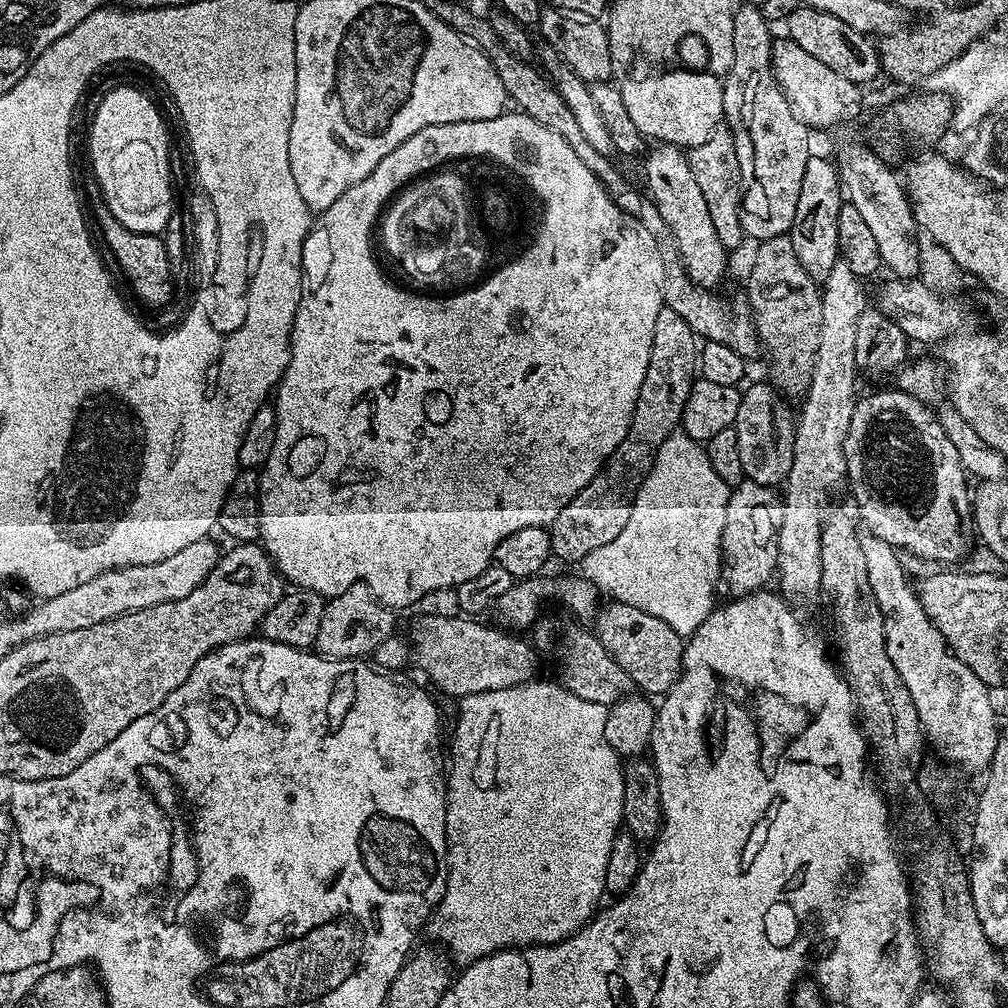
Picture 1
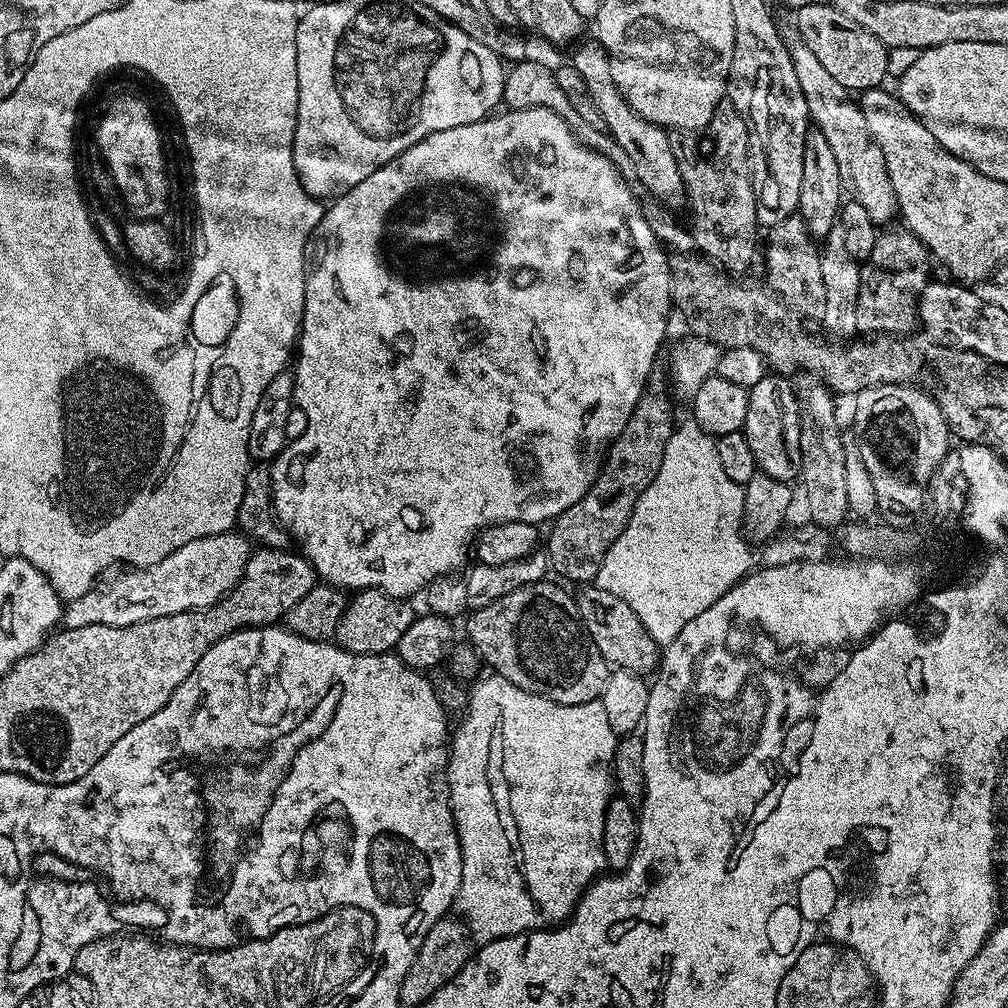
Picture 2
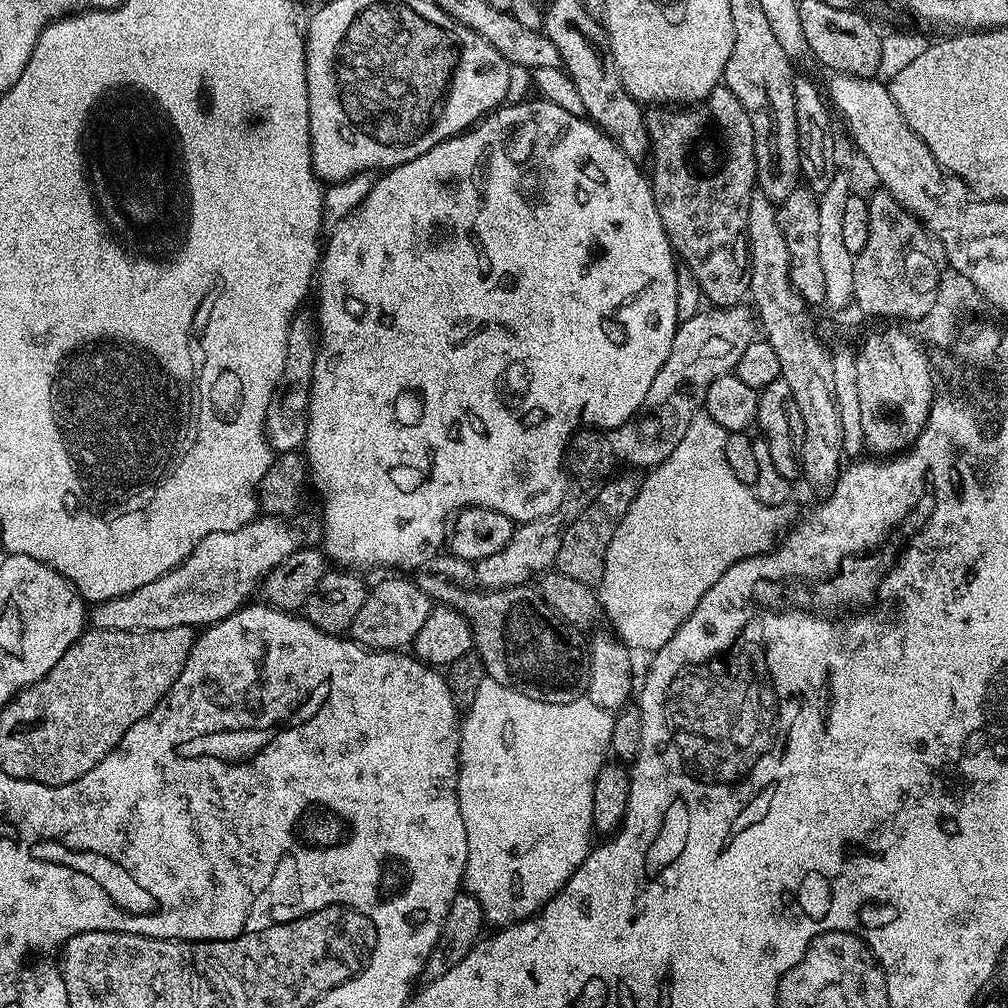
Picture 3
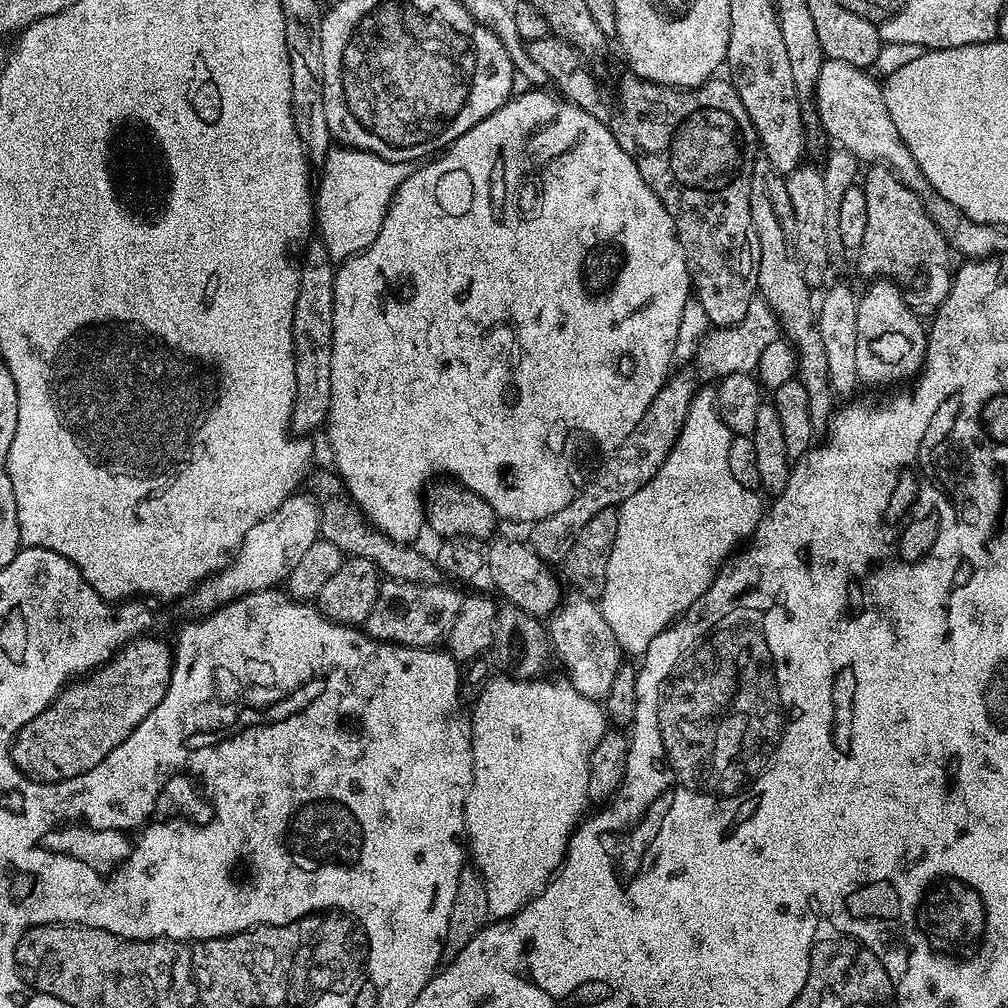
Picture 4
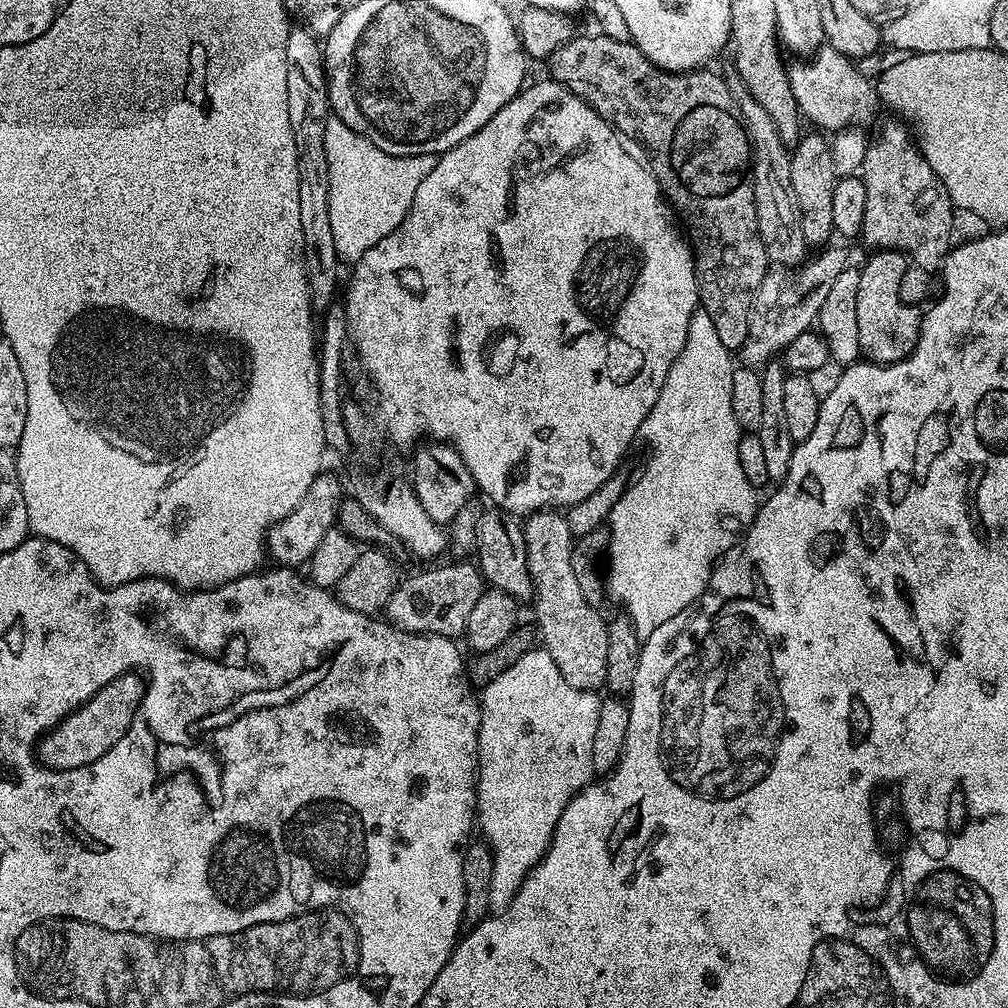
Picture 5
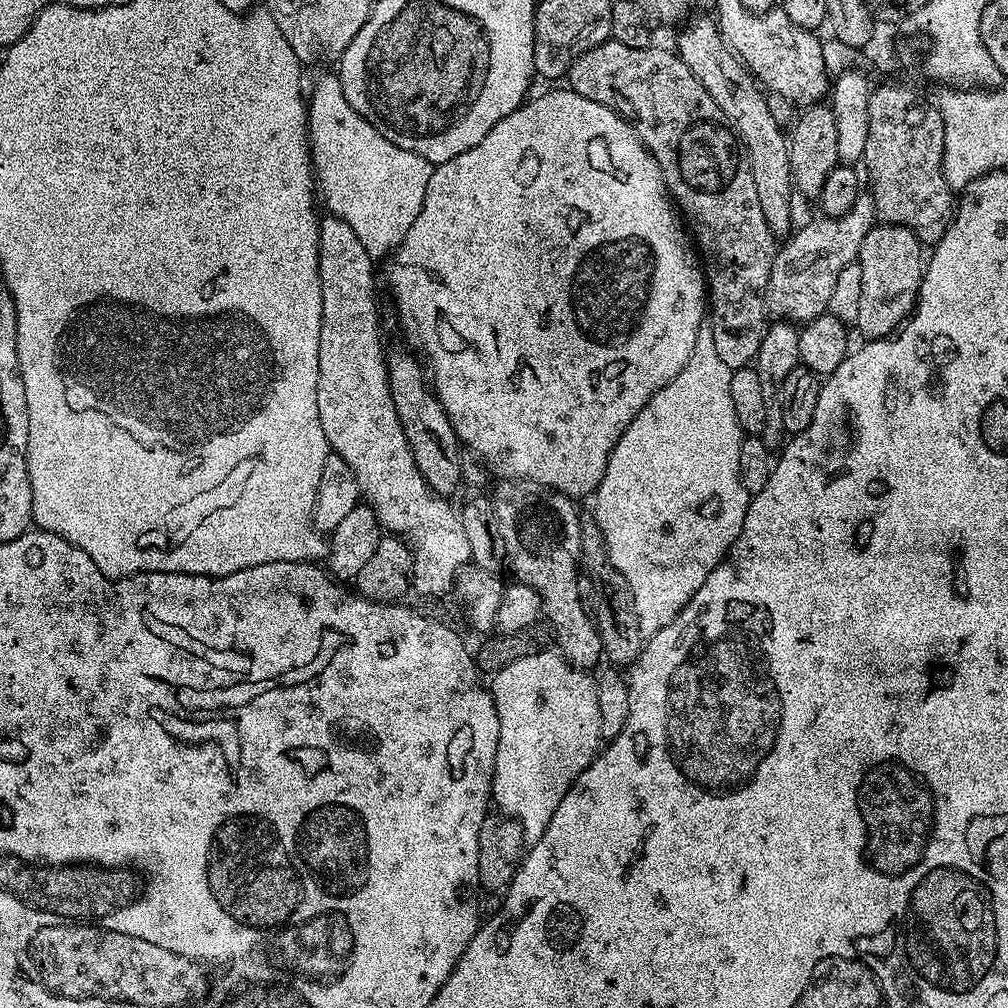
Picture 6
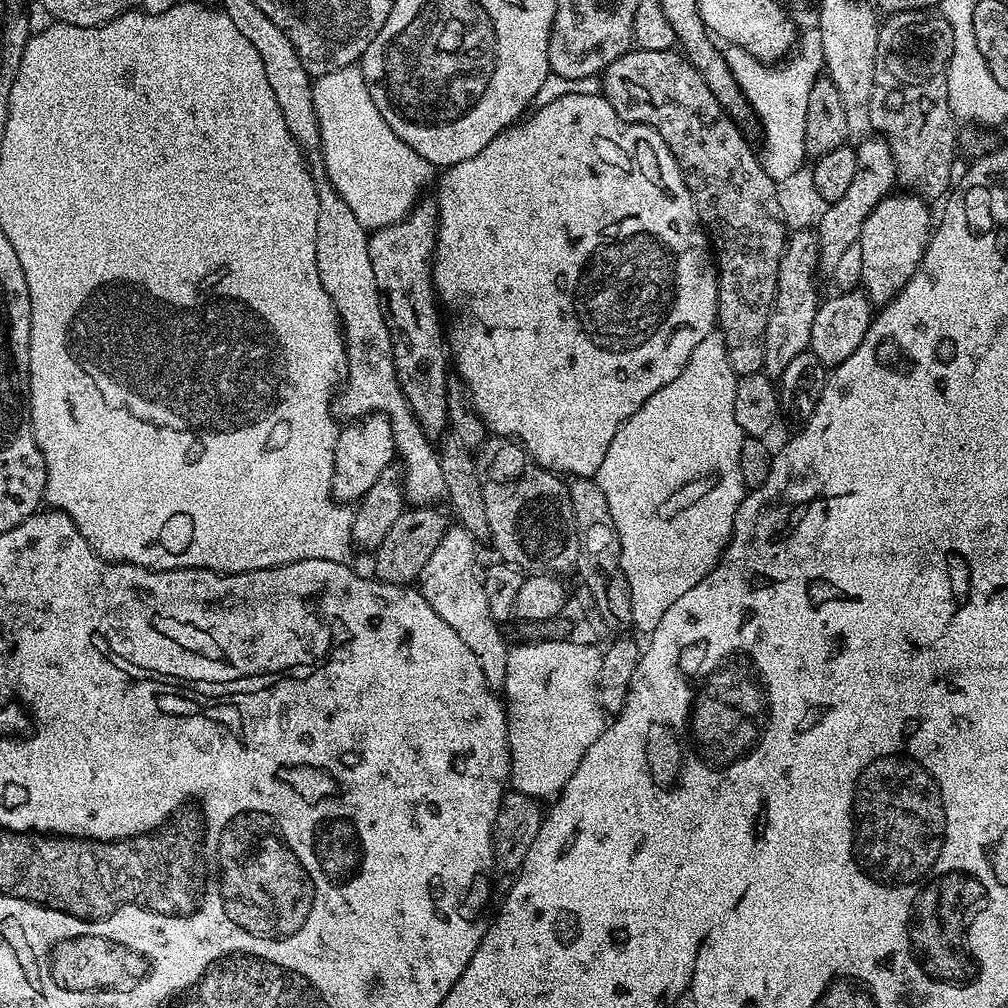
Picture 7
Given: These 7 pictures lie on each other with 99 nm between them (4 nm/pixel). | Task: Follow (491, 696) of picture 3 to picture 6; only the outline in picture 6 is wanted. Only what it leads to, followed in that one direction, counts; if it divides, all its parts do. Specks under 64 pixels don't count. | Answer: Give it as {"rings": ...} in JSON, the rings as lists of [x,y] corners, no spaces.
{"rings":[[[541,654],[538,656],[527,656],[526,658],[518,658],[518,662],[510,662],[510,666],[506,666],[501,672],[495,673],[490,680],[490,691],[492,693],[492,701],[496,707],[498,714],[498,750],[494,758],[494,774],[492,775],[492,800],[494,801],[501,813],[506,816],[512,816],[524,830],[525,837],[531,838],[533,841],[542,838],[542,834],[546,830],[546,826],[550,826],[550,818],[554,814],[554,810],[558,810],[558,802],[562,802],[565,794],[571,790],[576,779],[582,774],[582,770],[586,770],[586,766],[590,766],[590,762],[596,759],[602,748],[602,737],[600,735],[600,715],[598,714],[598,694],[596,693],[597,681],[588,677],[589,673],[583,668],[576,667],[575,664],[569,664],[563,656],[559,654]]]}

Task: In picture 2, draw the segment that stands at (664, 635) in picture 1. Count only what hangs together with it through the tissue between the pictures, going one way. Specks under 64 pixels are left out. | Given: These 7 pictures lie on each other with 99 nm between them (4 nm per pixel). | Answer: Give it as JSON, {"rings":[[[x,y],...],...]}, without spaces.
{"rings":[[[595,586],[581,588],[584,589],[575,593],[578,614],[590,638],[594,638],[594,646],[598,646],[602,658],[616,670],[637,674],[655,673],[660,663],[662,648],[656,644],[654,638],[650,638],[646,626],[638,622],[638,614],[634,614],[634,610],[630,610],[630,606],[622,602],[622,598],[617,598],[607,590]]]}

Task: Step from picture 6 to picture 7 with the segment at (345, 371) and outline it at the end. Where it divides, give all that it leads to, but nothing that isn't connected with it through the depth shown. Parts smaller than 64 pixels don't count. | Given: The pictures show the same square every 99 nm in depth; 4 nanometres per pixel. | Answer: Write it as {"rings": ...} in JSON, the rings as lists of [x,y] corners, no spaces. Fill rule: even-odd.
{"rings":[[[320,162],[313,163],[310,171],[318,194],[318,278],[322,278],[322,290],[330,294],[330,302],[334,302],[336,307],[344,333],[344,353],[348,359],[346,383],[334,396],[335,415],[340,418],[345,416],[343,419],[348,422],[373,414],[385,416],[392,424],[396,455],[402,465],[402,483],[407,503],[412,506],[439,505],[439,500],[443,501],[448,495],[446,478],[442,478],[440,454],[437,445],[422,430],[418,418],[414,418],[406,402],[406,394],[402,394],[400,389],[398,374],[394,370],[390,330],[386,326],[384,308],[380,305],[374,266],[370,266],[369,233],[337,194],[328,180],[324,165]],[[463,526],[449,527],[444,533],[442,542],[438,542],[438,550],[430,554],[430,562],[422,570],[418,587],[420,593],[430,603],[434,612],[473,651],[482,667],[483,676],[487,679],[489,688],[503,689],[506,680],[506,663],[509,662],[509,643],[505,642],[497,629],[497,621],[490,614],[489,600],[481,573],[472,572],[476,564],[477,537],[468,533]]]}

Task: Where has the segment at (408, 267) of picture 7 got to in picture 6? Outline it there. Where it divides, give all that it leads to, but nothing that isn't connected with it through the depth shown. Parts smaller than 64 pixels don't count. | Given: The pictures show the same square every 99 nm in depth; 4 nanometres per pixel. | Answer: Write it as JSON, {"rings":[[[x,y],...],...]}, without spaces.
{"rings":[[[389,347],[386,352],[390,394],[394,398],[396,413],[402,422],[402,430],[406,434],[406,440],[410,442],[414,462],[422,474],[422,478],[438,495],[448,498],[451,497],[451,492],[456,487],[461,487],[462,484],[462,445],[459,438],[456,437],[456,431],[442,406],[442,402],[436,397],[436,390],[430,383],[429,373],[422,367],[421,361],[407,347],[404,348]]]}

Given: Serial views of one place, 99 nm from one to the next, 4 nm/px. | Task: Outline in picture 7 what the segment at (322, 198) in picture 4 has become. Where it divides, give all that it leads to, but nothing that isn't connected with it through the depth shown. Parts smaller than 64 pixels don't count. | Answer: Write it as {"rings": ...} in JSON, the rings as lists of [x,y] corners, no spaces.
{"rings":[[[357,65],[343,67],[317,77],[312,83],[311,100],[314,102],[315,117],[318,118],[320,136],[320,162],[324,165],[328,180],[337,194],[346,202],[362,227],[370,232],[394,222],[404,220],[416,206],[422,186],[426,183],[434,166],[386,126],[373,99],[370,98],[365,78]]]}

